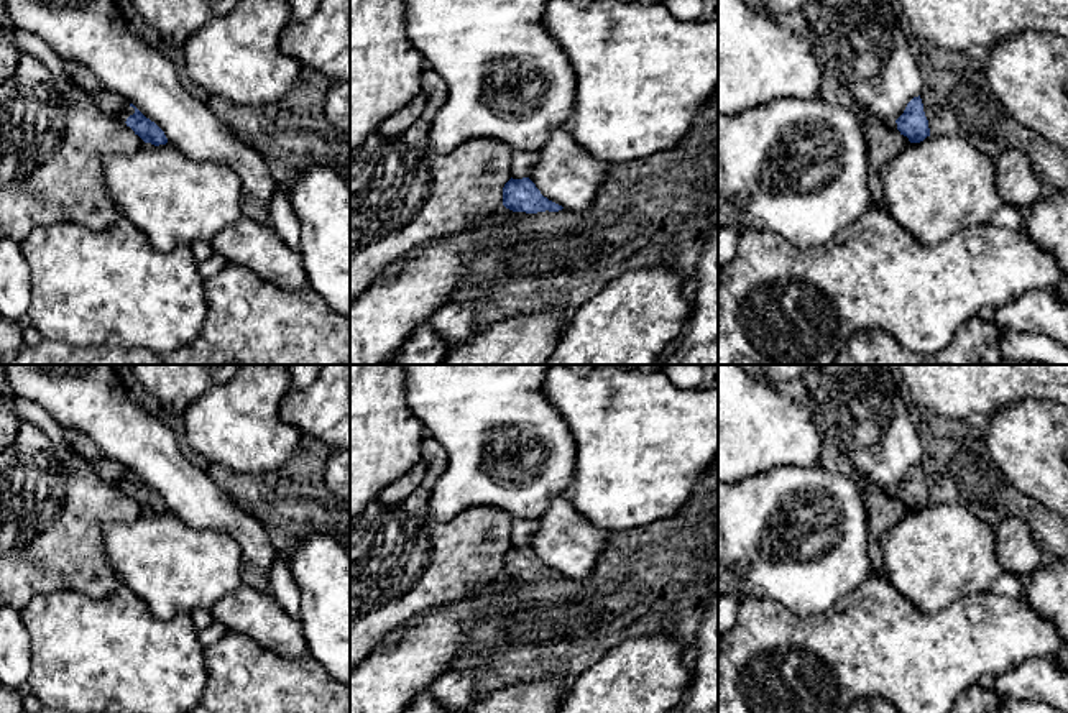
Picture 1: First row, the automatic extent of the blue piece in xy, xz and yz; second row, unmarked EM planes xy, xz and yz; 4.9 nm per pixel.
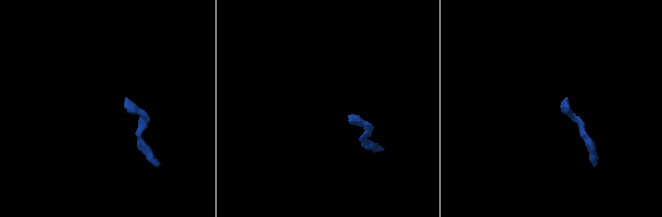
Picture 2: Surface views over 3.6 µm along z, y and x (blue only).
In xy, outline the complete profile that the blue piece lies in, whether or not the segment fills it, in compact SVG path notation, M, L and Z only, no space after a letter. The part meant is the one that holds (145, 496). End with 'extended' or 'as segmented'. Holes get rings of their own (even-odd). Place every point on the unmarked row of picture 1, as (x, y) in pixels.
M130 470L120 480L118 488L130 494L145 511L151 511L154 514L168 511L164 499Z; extended

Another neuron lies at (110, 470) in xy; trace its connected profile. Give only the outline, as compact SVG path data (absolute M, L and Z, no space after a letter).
M104 457L102 460L97 462L90 462L95 468L95 472L99 473L99 476L108 483L110 486L118 488L120 480L127 475L128 468L110 458L110 457Z

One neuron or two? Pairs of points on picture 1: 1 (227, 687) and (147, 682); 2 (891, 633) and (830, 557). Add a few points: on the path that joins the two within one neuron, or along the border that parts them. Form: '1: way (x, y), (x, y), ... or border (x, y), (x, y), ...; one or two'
1: border (204, 649), (206, 690), (201, 695); two
2: border (871, 572), (825, 611); two

